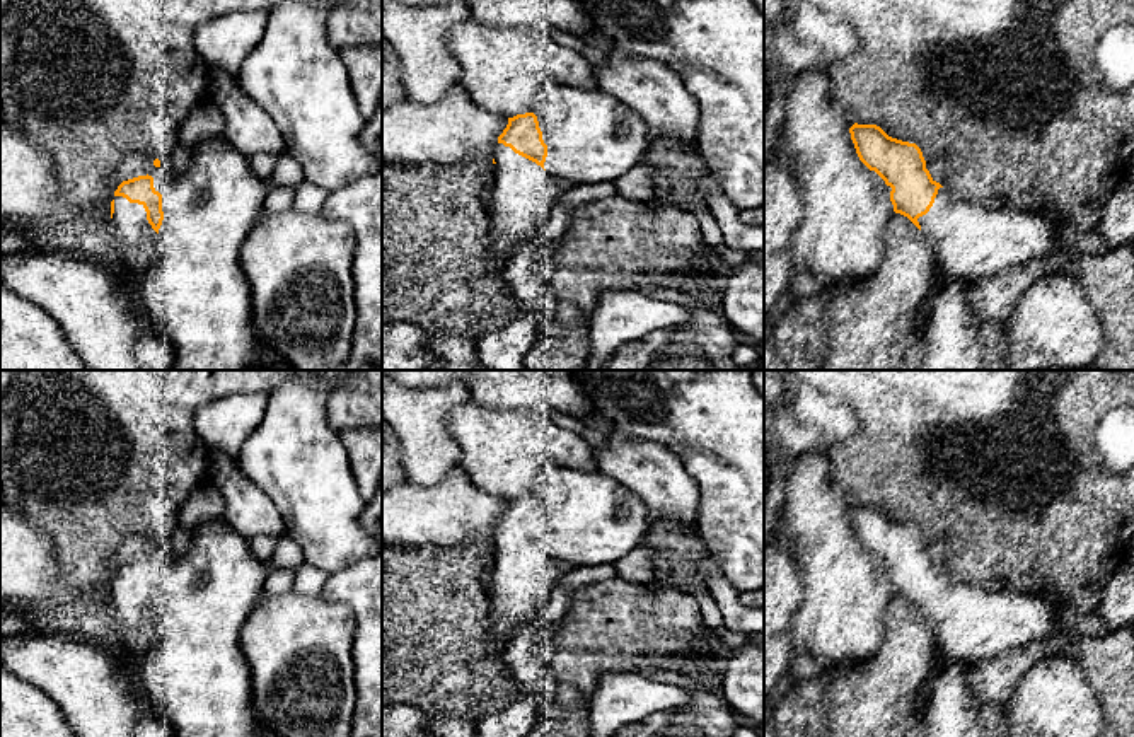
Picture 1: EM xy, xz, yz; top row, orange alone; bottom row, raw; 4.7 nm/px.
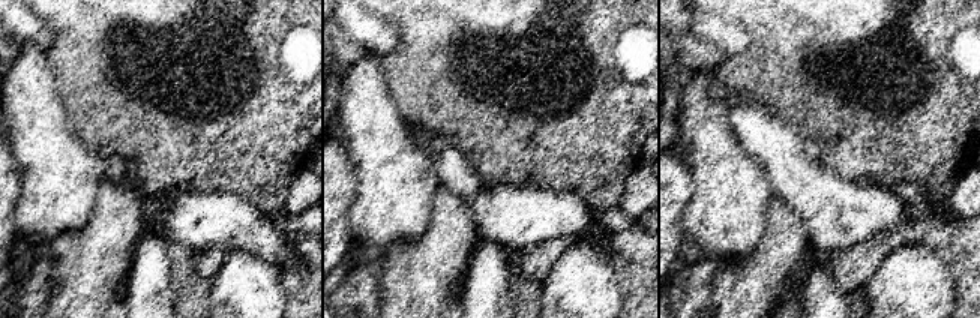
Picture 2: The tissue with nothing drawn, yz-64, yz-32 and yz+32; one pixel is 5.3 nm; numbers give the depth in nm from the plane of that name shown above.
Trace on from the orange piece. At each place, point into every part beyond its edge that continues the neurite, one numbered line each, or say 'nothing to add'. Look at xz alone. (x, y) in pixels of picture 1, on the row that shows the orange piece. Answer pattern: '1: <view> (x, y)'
1: xz (522, 193)

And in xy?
1: xy (138, 243)

